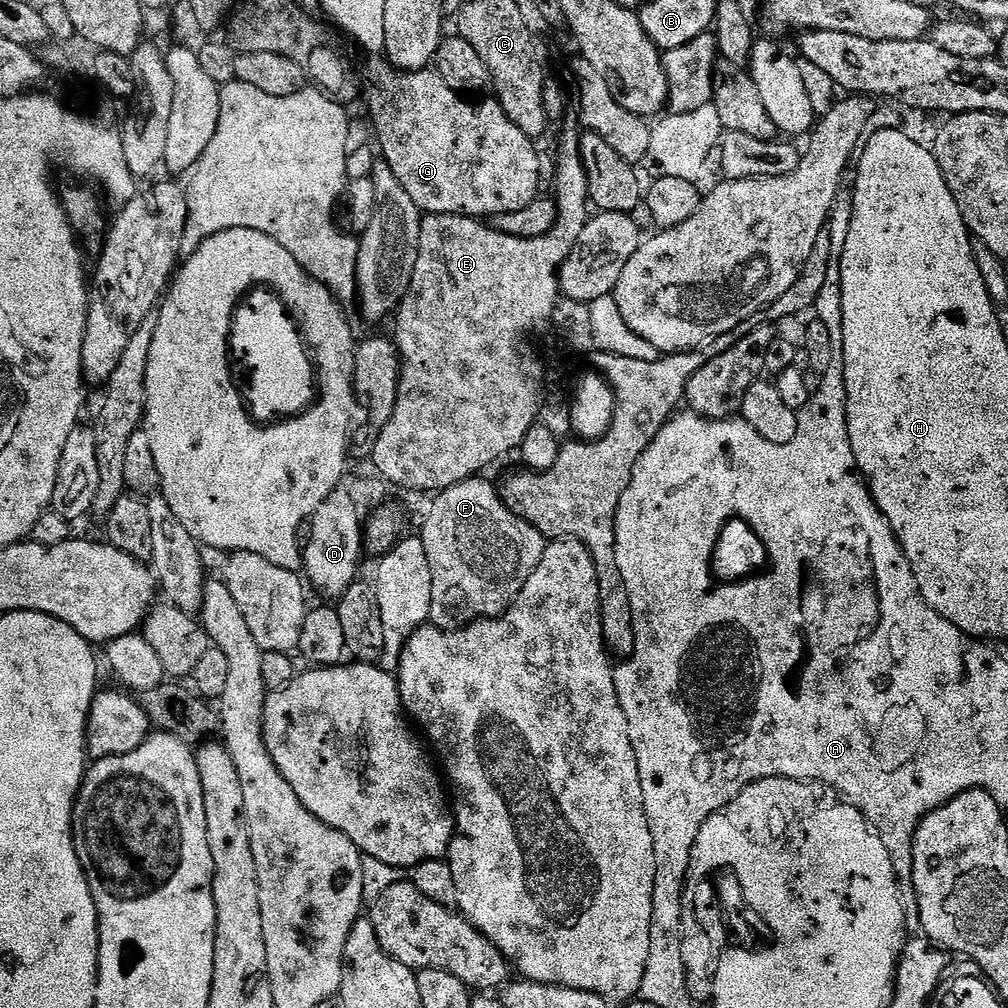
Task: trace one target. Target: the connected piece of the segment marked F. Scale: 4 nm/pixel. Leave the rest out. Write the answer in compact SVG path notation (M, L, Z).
M485 478L463 480L445 488L435 497L432 509L424 520L422 539L426 556L432 567L431 623L445 631L454 632L478 620L490 620L504 615L526 586L530 574L542 562L549 541L530 522L510 510L500 497L500 489Z

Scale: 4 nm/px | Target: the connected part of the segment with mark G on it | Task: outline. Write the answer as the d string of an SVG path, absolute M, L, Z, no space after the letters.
M372 58L368 64L368 80L366 76L366 100L368 96L368 112L372 115L371 127L374 129L374 140L380 143L383 159L394 170L394 178L402 182L406 194L414 198L416 205L420 207L421 213L441 212L442 214L458 214L459 216L475 216L477 218L491 218L498 214L510 214L514 210L522 210L522 206L530 206L530 202L537 199L540 187L538 186L538 166L540 165L541 153L536 152L537 145L529 136L522 134L514 122L502 110L502 106L492 98L484 100L481 104L471 104L471 99L465 98L461 93L454 91L441 78L435 70L423 72L402 72L399 68L393 68L384 58Z

